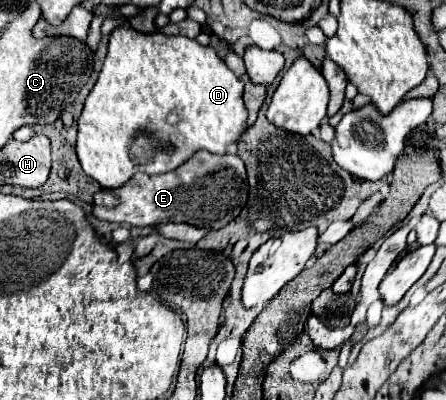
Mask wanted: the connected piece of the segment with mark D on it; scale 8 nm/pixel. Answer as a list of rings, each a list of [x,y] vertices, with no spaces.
[[[125,24],[111,32],[109,52],[99,80],[89,92],[77,122],[77,156],[85,174],[97,180],[103,188],[119,188],[137,172],[171,172],[203,148],[213,154],[225,154],[227,146],[237,142],[247,130],[243,82],[225,66],[213,48],[201,46],[197,40],[165,36],[161,32],[139,34]]]

